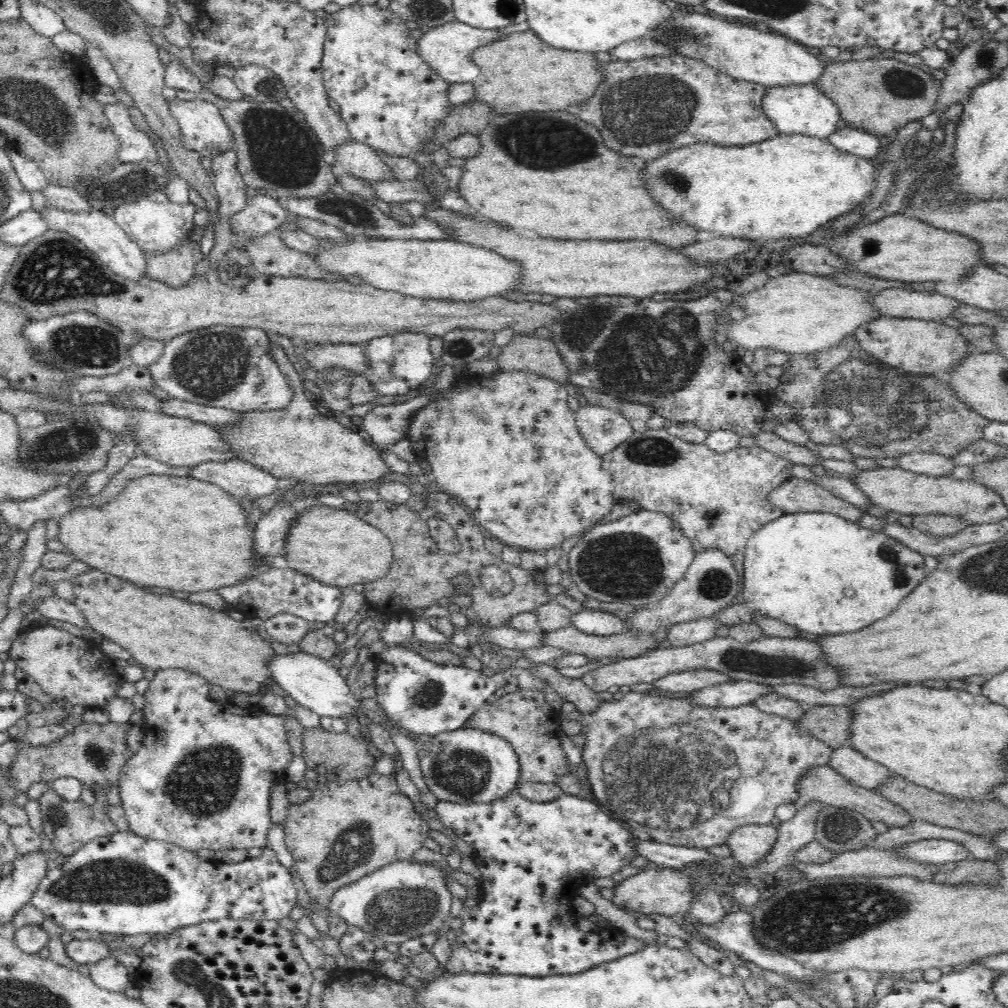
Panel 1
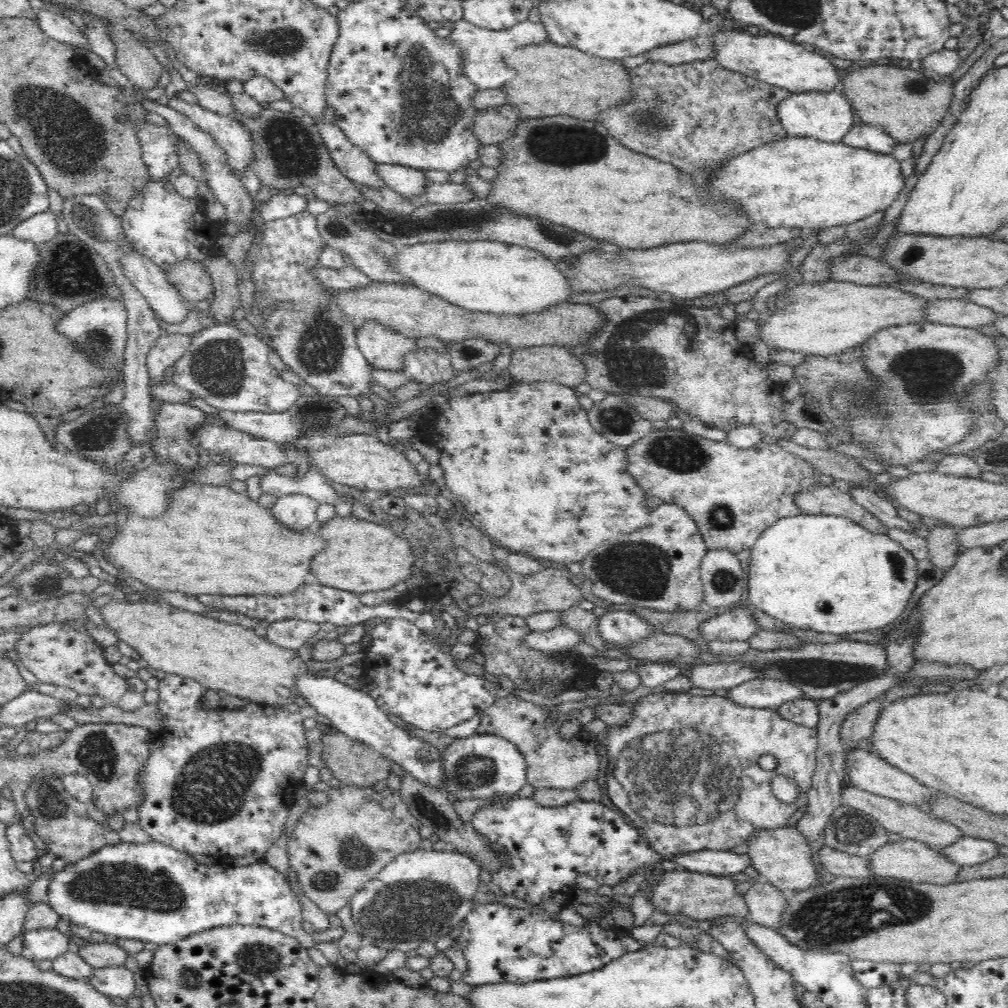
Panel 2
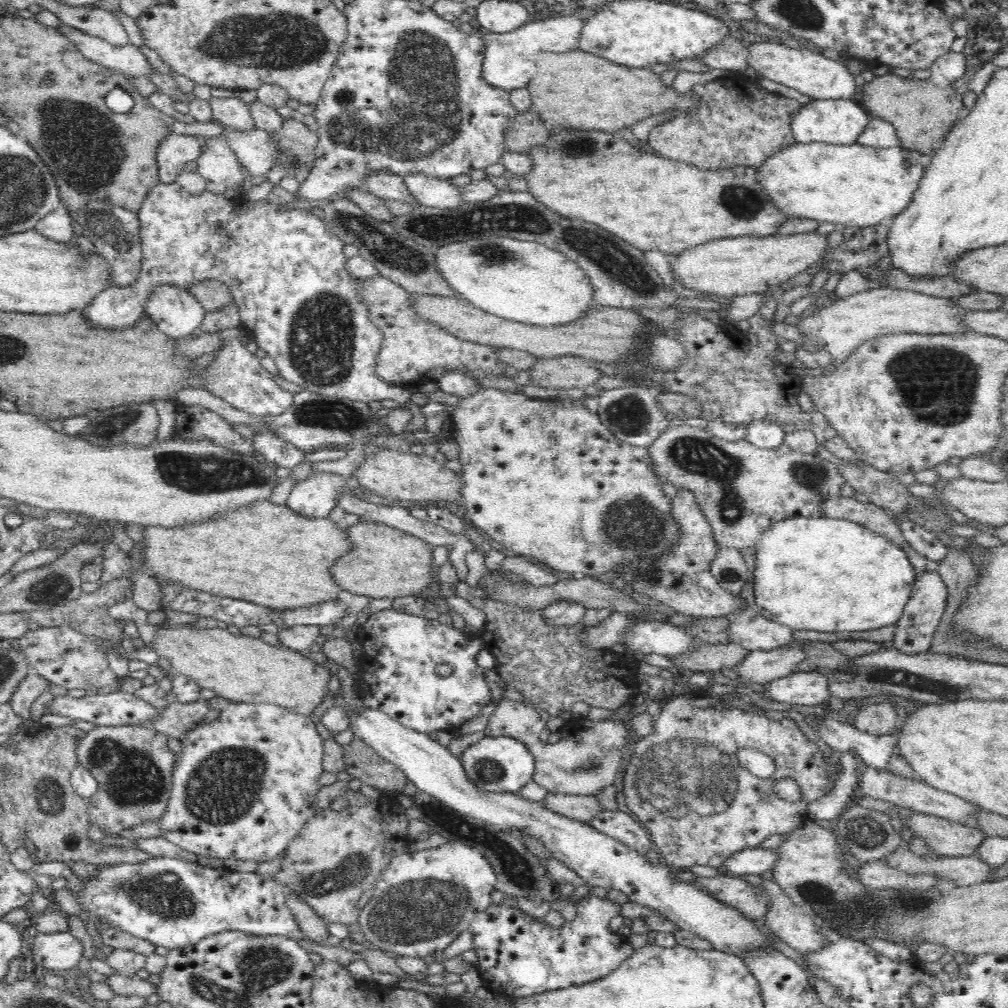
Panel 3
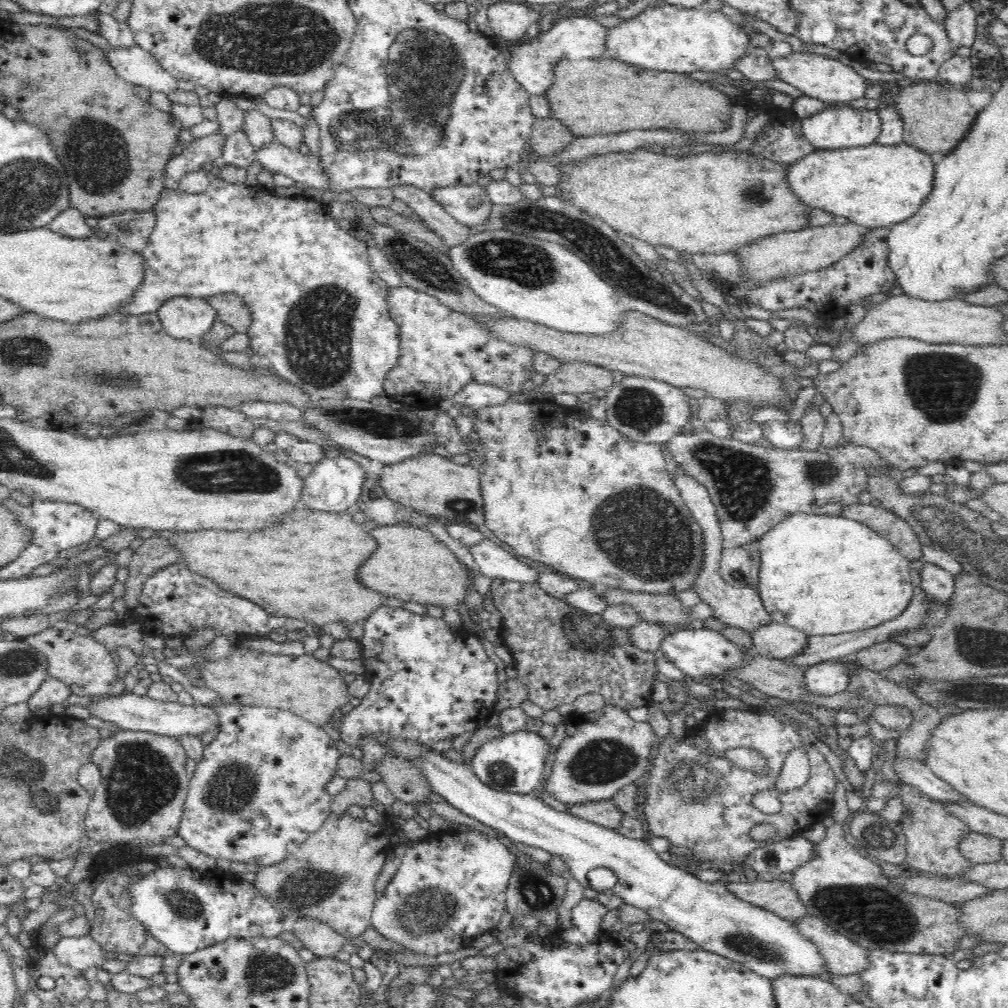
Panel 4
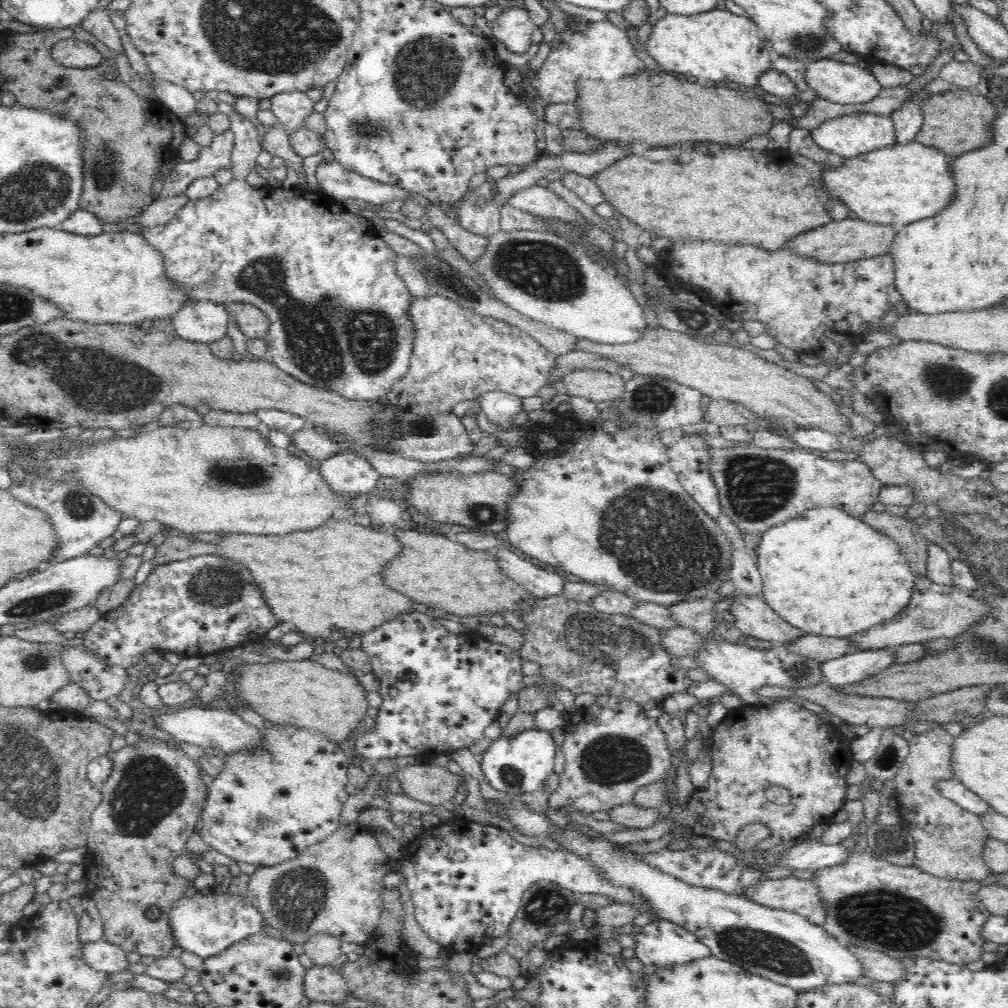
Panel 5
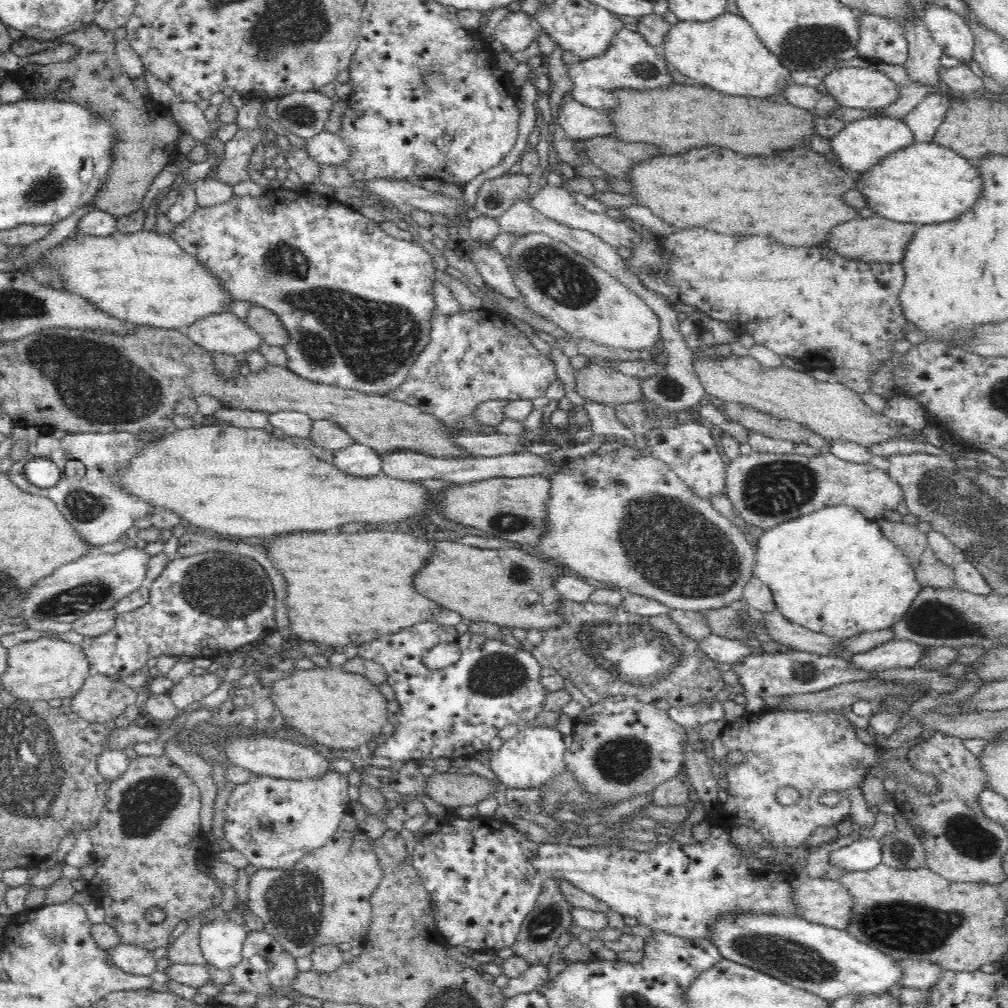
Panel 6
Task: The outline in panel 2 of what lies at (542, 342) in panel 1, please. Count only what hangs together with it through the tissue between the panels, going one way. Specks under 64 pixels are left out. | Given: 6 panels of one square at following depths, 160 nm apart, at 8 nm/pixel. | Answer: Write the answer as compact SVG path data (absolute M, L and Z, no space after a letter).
M558 346L514 349L509 371L518 382L530 384L539 380L567 387L584 383L588 376L582 359Z

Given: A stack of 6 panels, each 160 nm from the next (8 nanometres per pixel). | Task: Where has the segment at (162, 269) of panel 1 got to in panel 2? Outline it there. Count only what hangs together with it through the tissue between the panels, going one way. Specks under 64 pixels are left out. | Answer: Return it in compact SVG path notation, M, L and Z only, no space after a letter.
M186 260L165 272L170 282L180 290L180 293L190 304L210 300L212 294L215 293L215 283L211 274L200 262Z

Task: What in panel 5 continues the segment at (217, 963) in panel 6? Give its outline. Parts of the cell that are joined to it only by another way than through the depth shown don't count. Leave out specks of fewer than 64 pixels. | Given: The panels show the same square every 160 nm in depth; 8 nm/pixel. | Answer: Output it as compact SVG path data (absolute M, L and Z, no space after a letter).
M227 891L222 894L198 892L194 896L184 896L174 904L170 912L170 925L176 944L182 950L194 953L204 960L224 953L224 950L251 934L261 932L265 924L247 898L242 900L237 896L230 896Z

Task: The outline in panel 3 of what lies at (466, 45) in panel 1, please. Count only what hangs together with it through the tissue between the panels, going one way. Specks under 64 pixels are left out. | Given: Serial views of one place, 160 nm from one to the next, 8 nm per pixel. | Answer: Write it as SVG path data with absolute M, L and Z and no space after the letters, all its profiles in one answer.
M559 16L540 21L529 21L512 33L484 32L483 38L487 42L487 58L483 67L484 79L494 86L510 90L527 89L538 74L538 66L535 64L538 54L540 52L566 54L572 50L580 50L586 26L586 19L576 18L576 16Z

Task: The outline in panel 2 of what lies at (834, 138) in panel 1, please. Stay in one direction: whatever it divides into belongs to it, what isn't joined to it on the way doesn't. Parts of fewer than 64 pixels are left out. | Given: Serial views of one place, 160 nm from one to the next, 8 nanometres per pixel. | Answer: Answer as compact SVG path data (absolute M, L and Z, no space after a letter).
M859 121L852 126L851 132L843 139L843 144L874 152L891 153L898 143L886 129Z

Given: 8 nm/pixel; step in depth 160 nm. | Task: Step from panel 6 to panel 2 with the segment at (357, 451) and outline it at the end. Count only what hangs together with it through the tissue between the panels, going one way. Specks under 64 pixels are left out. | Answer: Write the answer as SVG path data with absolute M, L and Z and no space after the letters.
M290 494L277 497L272 510L275 518L295 530L317 526L318 503L304 494Z

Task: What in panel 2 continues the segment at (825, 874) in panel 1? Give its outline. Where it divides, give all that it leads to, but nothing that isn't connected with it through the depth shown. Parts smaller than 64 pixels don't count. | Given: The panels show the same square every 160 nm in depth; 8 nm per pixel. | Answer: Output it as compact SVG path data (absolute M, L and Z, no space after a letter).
M904 838L885 844L868 857L870 857L870 863L872 863L872 869L874 869L876 876L936 885L957 883L963 866L963 864L950 859L948 855L944 855L918 840Z

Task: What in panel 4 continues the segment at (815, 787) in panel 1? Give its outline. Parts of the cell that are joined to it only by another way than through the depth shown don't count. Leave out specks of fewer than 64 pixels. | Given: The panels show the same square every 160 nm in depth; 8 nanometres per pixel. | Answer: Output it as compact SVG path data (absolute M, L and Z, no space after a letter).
M972 831L962 838L960 849L975 864L1004 861L1004 841L995 836Z

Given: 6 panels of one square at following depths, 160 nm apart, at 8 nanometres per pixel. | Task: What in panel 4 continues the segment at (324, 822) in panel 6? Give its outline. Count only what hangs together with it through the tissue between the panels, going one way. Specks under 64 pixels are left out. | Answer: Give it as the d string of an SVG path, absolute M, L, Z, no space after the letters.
M227 699L220 703L210 703L210 706L214 707L216 713L220 715L222 730L219 730L218 736L205 746L205 756L202 763L196 764L194 776L190 780L190 788L188 788L188 796L186 804L184 804L184 816L182 816L182 824L180 824L178 835L188 846L196 847L196 850L200 850L214 858L226 858L228 861L235 860L244 863L254 862L259 868L278 864L289 854L296 852L302 846L302 842L306 842L312 834L318 832L324 826L324 822L328 820L329 814L332 813L330 811L332 810L332 796L326 792L326 786L337 775L336 772L338 771L342 753L322 727L316 726L288 710L242 706L230 703Z

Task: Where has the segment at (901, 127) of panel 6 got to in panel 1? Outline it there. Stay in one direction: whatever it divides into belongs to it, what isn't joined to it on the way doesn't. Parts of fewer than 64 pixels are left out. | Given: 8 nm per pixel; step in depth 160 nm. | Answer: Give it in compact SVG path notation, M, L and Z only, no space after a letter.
M816 85L770 87L762 100L762 105L764 113L776 123L781 135L804 134L827 140L837 132L838 124L842 122L842 114L836 101Z

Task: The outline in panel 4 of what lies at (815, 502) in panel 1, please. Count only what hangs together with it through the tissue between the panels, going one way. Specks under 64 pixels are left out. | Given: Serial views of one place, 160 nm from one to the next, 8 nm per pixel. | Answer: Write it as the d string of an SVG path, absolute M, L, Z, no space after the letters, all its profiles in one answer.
M851 505L842 514L845 518L864 523L886 538L909 561L920 561L923 544L906 520L881 506Z

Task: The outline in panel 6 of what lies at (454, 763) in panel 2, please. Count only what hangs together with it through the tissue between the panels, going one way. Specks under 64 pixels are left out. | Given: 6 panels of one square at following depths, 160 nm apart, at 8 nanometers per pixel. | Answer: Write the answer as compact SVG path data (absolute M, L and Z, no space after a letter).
M524 726L490 758L490 768L506 788L536 788L543 785L552 775L565 769L565 734L551 726Z

